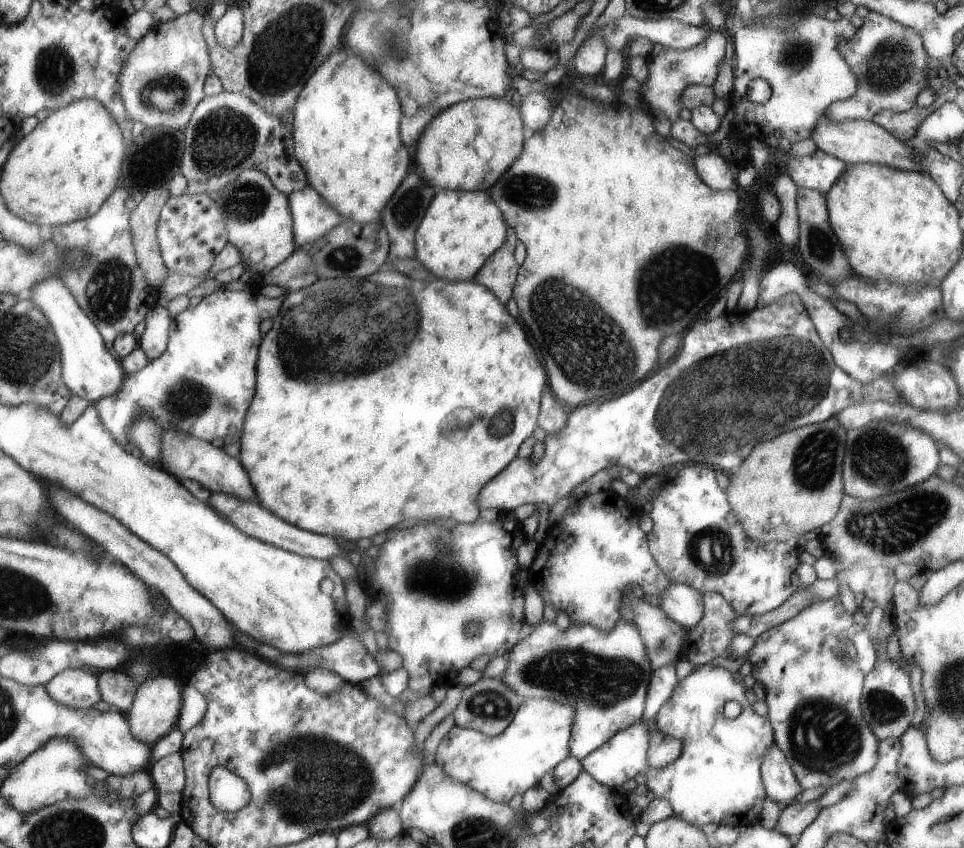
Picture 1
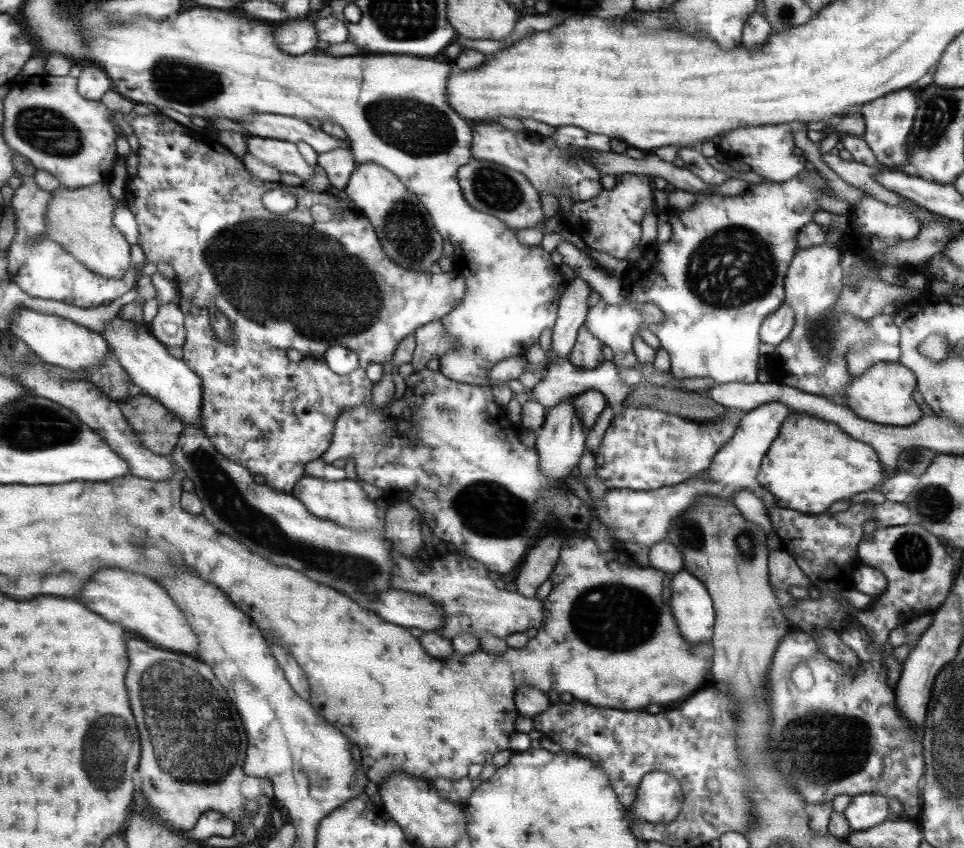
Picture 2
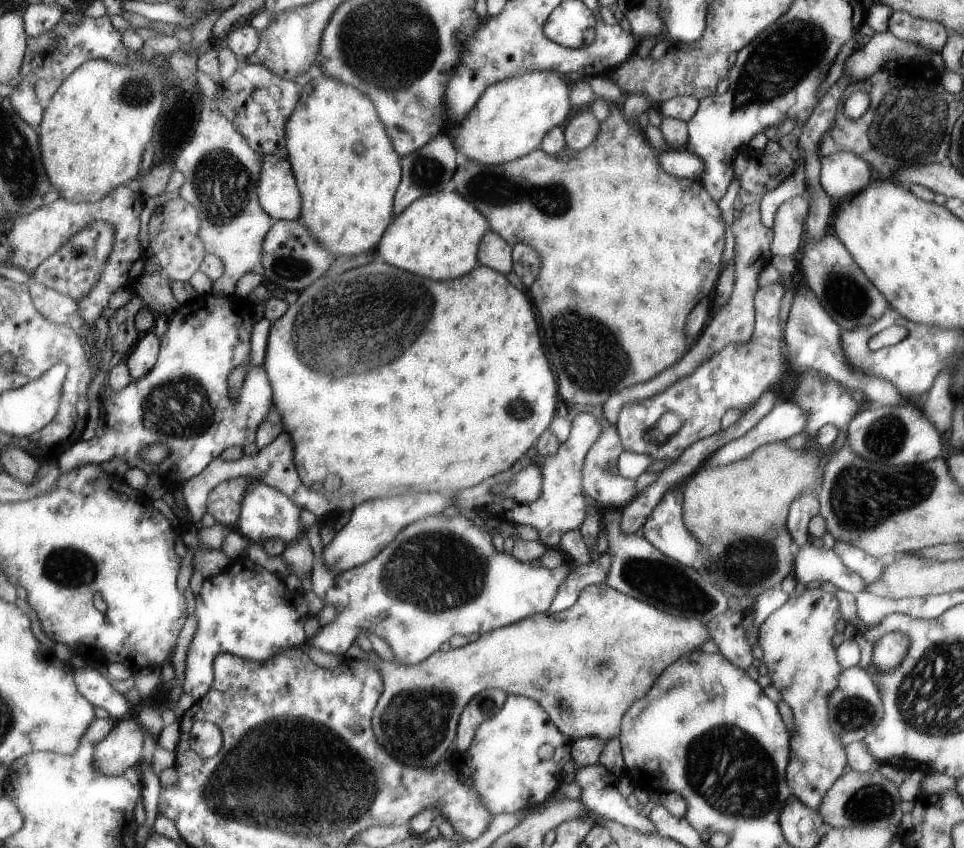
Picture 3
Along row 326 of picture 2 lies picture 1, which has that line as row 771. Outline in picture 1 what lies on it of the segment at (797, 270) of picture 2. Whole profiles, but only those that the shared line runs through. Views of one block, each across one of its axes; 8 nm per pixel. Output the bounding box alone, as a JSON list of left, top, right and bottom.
[747,595,880,790]

